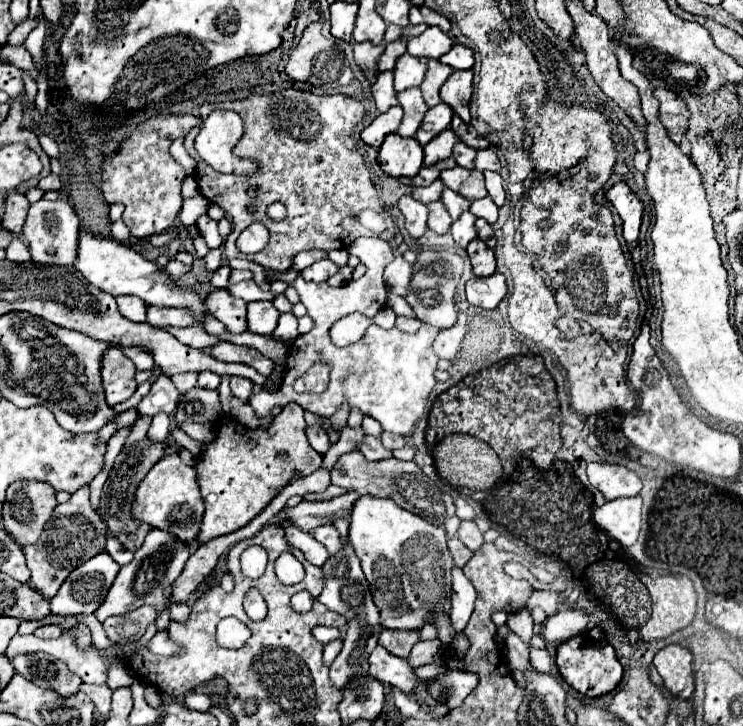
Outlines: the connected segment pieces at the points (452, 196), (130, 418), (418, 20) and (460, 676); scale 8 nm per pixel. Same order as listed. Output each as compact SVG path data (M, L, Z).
M449 188L443 190L443 198L441 198L441 202L445 204L445 208L447 208L447 212L451 214L453 220L457 220L457 218L461 216L461 212L469 210L469 206L471 206L471 200L467 200L467 198L455 194L455 192L449 190Z
M127 410L127 412L117 414L117 416L113 418L113 422L115 422L117 430L121 430L121 428L129 428L129 426L133 426L137 418L139 418L139 412L137 412L137 410Z
M413 6L409 12L409 20L411 24L427 24L427 26L437 26L441 28L445 34L451 30L451 24L445 16L441 16L439 12L427 8L427 6Z
M449 670L439 674L439 678L429 684L429 694L437 704L445 704L449 710L461 706L465 696L477 686L477 676L467 672Z

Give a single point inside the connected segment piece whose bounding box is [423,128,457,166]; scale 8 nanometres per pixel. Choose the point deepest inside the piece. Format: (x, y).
(440, 148)

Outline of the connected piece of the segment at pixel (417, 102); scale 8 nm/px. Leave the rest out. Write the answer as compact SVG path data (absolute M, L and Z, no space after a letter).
M409 88L409 90L399 92L399 104L405 110L405 116L403 116L403 122L397 130L397 134L399 136L415 136L417 128L423 122L425 112L429 110L429 106L425 104L425 100L421 96L421 90L419 88Z

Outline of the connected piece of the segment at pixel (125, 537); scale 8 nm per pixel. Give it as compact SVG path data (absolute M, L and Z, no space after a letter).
M141 440L131 444L129 448L123 448L121 454L115 458L115 466L103 486L103 494L101 494L101 504L97 508L101 520L107 524L107 528L111 530L111 534L129 550L135 552L137 548L141 548L145 534L149 532L149 524L141 522L139 518L133 516L133 500L135 500L135 492L139 482L145 478L145 474L153 468L153 464L157 460L161 460L161 456L165 454L165 444L149 444L149 440Z

